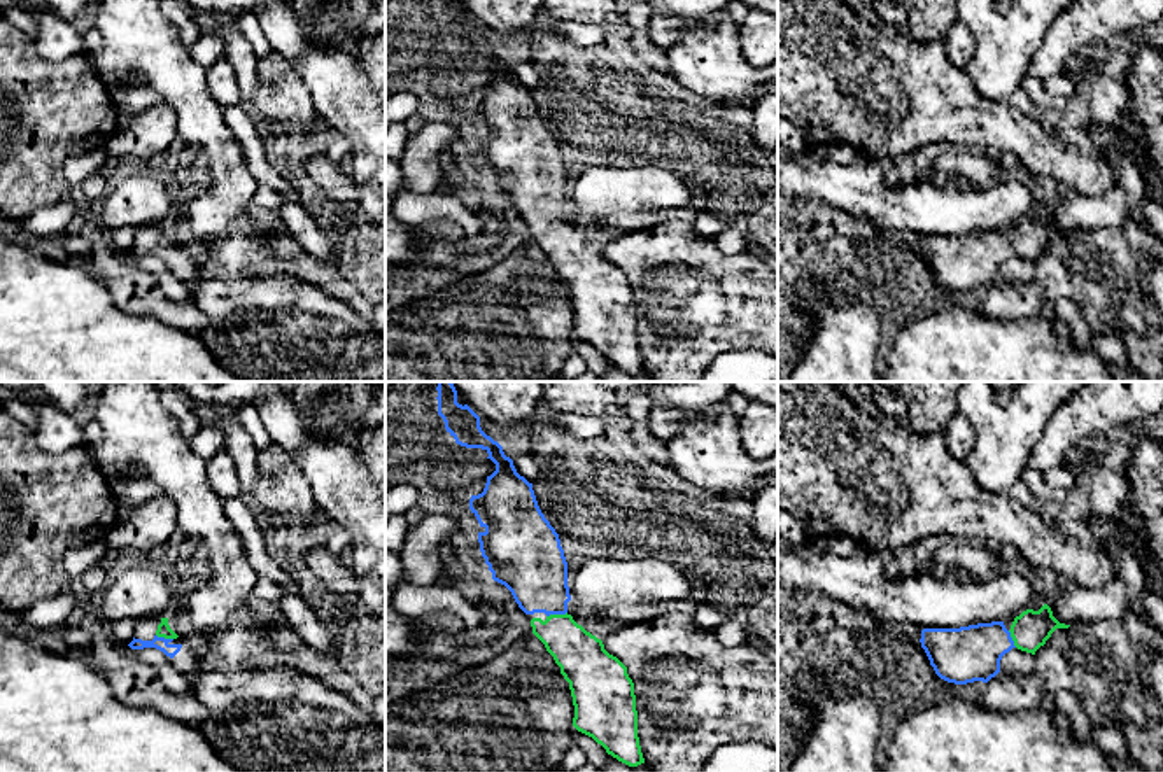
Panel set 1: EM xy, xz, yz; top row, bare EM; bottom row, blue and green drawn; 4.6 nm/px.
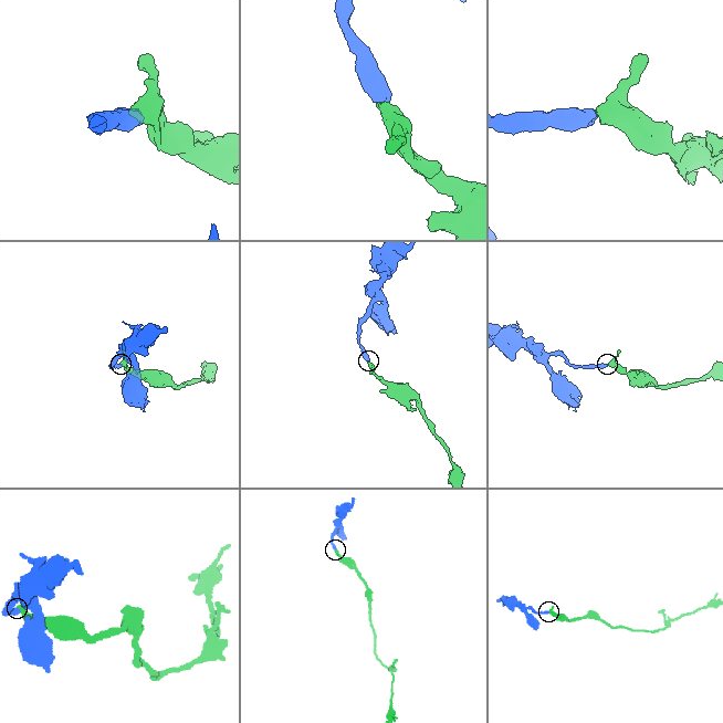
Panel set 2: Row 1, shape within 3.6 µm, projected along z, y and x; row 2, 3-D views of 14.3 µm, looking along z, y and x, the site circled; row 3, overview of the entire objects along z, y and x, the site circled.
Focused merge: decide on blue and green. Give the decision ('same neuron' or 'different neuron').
same neuron

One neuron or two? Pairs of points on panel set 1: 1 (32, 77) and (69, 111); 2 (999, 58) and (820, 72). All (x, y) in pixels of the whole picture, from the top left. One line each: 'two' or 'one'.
1: one
2: two

